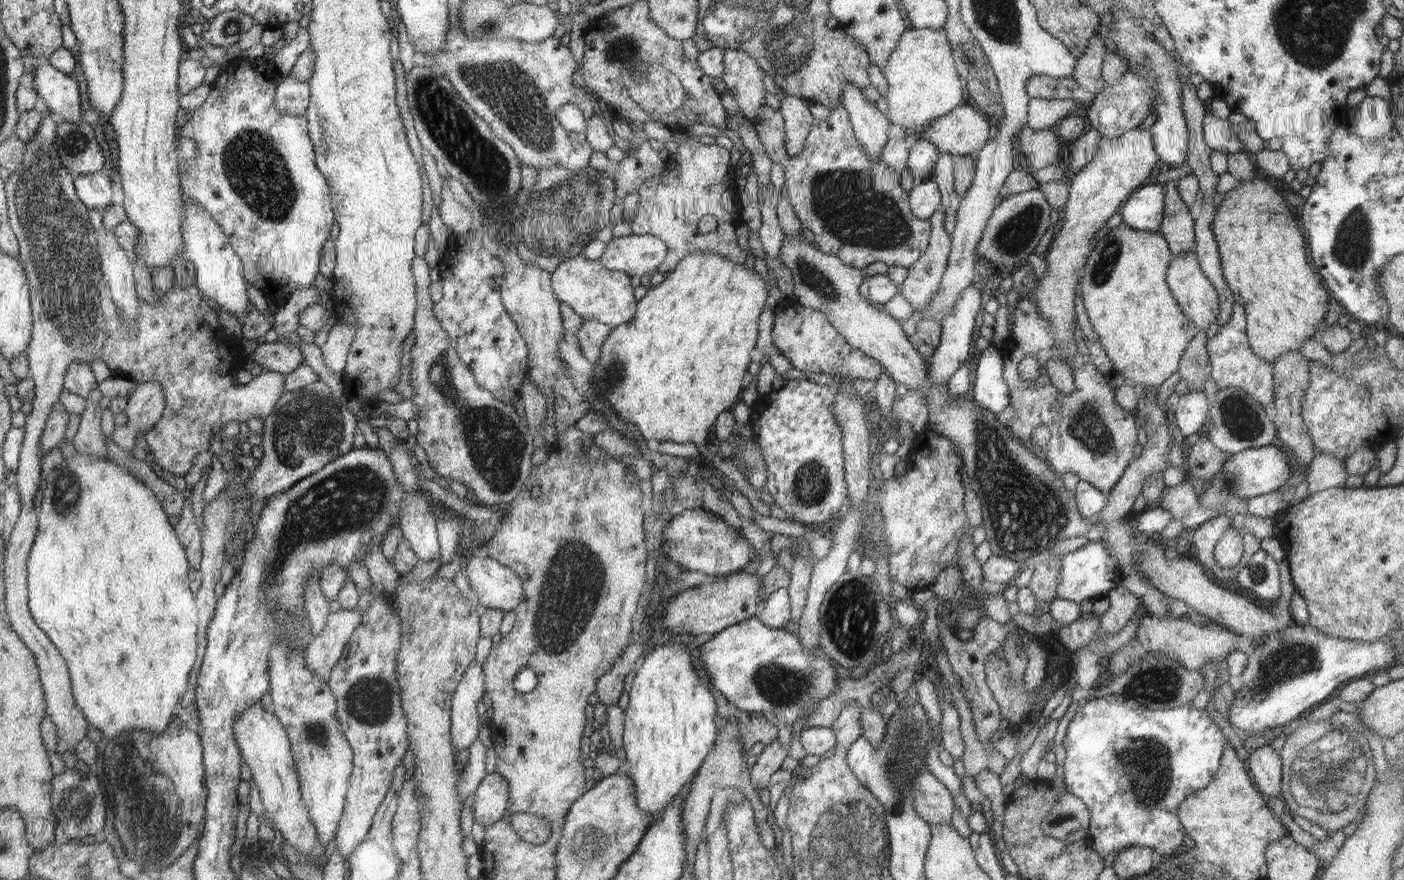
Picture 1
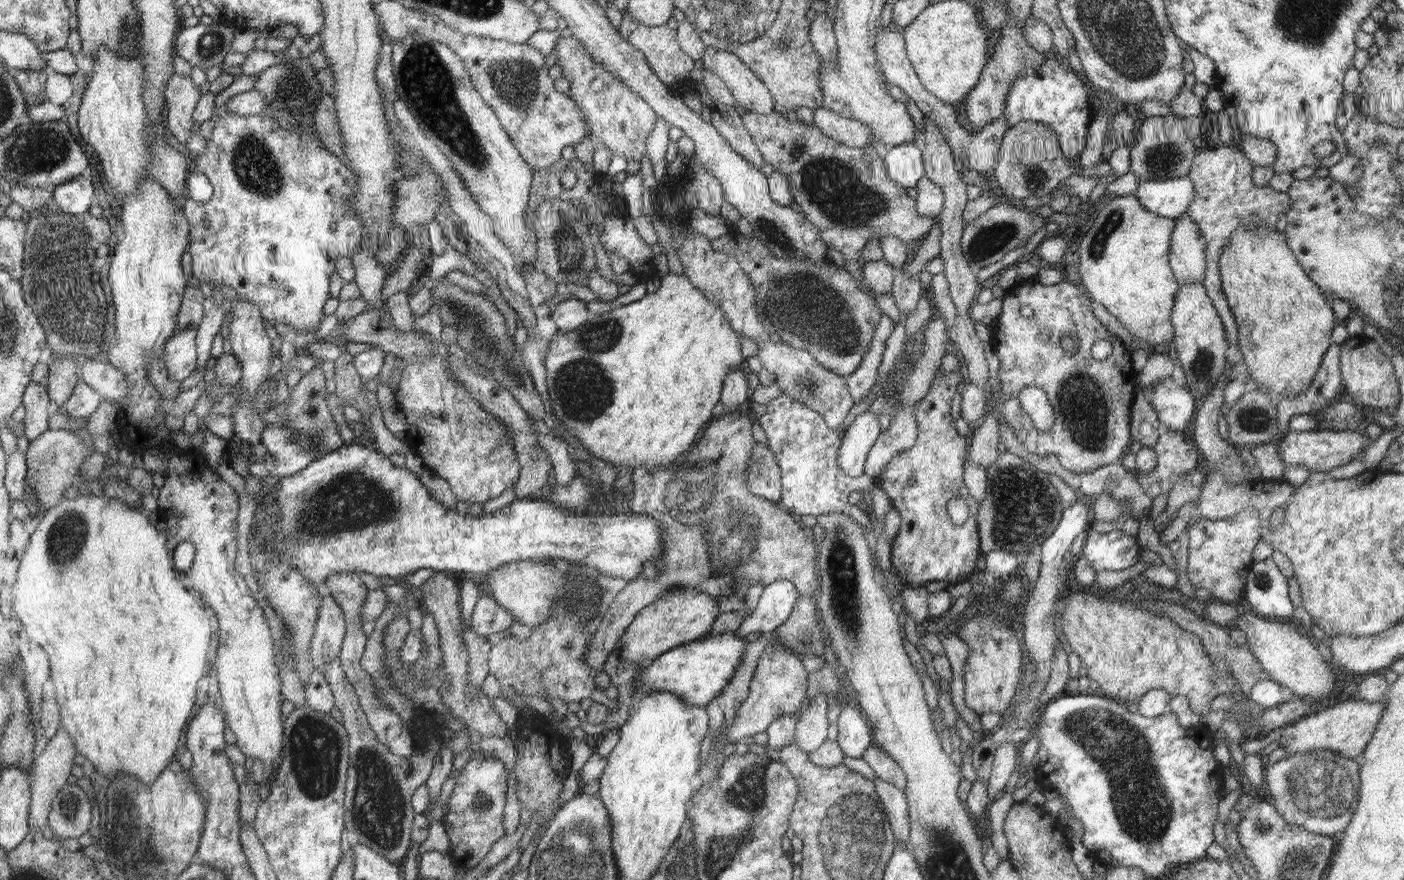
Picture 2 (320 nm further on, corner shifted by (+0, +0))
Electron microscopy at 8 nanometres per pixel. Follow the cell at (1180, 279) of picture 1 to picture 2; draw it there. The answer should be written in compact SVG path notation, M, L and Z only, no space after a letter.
M1187 284L1179 287L1175 294L1171 323L1174 327L1172 339L1186 376L1186 386L1196 395L1197 404L1200 405L1199 402L1206 398L1220 381L1220 375L1227 366L1224 353L1229 346L1223 322L1203 284Z

